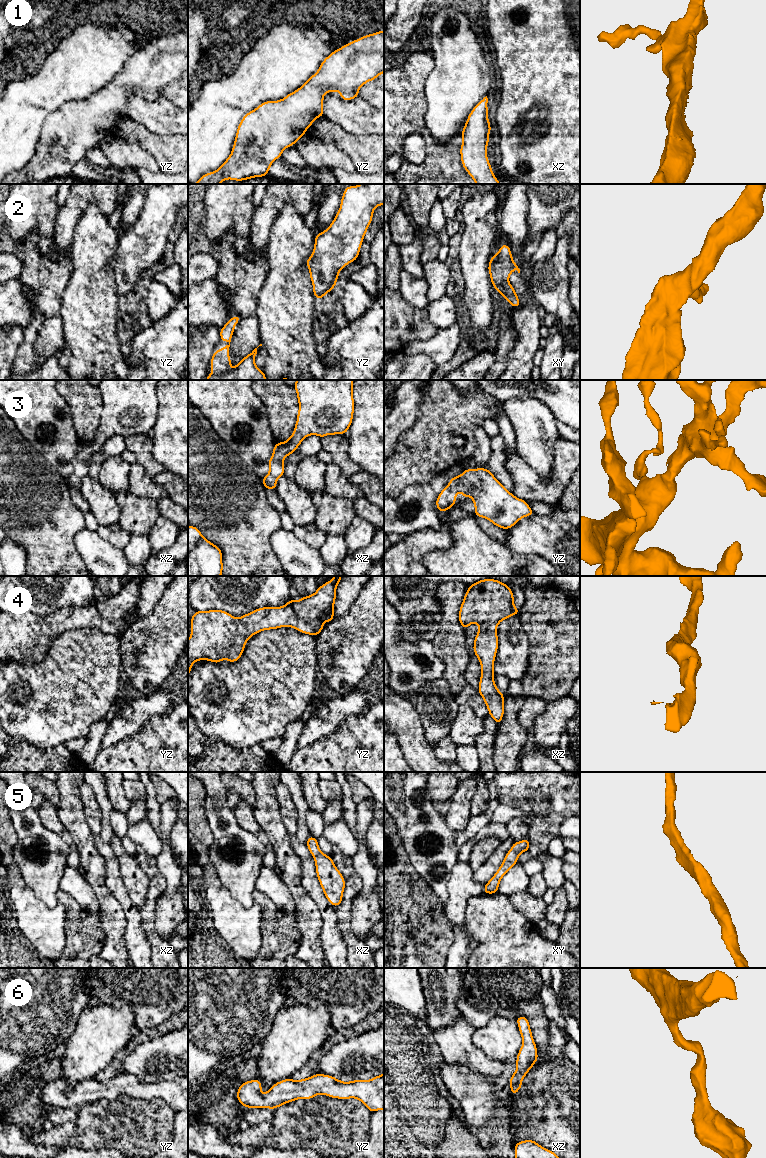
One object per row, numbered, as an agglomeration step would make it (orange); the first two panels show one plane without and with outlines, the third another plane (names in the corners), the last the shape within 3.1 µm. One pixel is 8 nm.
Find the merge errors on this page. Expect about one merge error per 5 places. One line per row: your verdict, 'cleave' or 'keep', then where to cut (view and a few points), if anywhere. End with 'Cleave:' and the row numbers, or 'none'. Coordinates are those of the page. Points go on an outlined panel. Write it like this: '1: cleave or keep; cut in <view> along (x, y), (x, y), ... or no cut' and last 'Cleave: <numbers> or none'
1: keep; no cut
2: keep; no cut
3: keep; no cut
4: keep; no cut
5: keep; no cut
6: keep; no cut
Cleave: none

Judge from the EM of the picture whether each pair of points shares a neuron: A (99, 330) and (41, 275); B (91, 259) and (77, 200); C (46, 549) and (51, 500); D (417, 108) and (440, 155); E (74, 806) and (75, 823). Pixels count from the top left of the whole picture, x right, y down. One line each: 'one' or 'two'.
A: two
B: two
C: one
D: one
E: one

